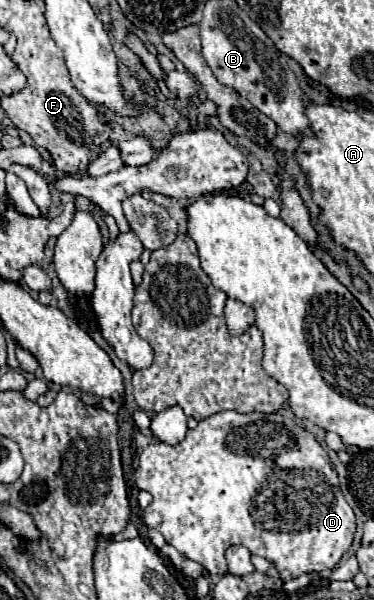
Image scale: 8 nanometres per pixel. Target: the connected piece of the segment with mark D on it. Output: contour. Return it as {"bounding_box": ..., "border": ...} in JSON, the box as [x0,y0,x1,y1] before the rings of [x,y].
{"bounding_box":[136,411,356,581],"border":[[[222,411],[222,413],[216,413],[216,415],[200,421],[196,431],[188,431],[186,439],[182,443],[178,443],[178,445],[171,446],[159,441],[153,442],[140,455],[140,469],[136,471],[136,485],[138,485],[138,489],[144,489],[144,491],[152,493],[152,497],[154,497],[150,507],[144,509],[146,525],[158,529],[172,547],[176,547],[184,557],[204,565],[208,569],[208,573],[218,573],[218,575],[226,573],[224,551],[230,545],[244,545],[244,547],[250,549],[252,555],[260,555],[260,557],[270,559],[278,567],[282,581],[296,579],[302,573],[312,573],[312,571],[320,573],[324,569],[332,569],[334,565],[338,565],[342,555],[350,549],[354,533],[356,533],[354,511],[350,509],[350,505],[346,503],[344,495],[340,493],[338,475],[332,469],[332,465],[330,465],[328,451],[316,441],[316,437],[310,431],[306,431],[294,419],[284,417],[280,413],[264,415],[264,413],[254,411],[254,413],[246,413],[244,415],[244,413],[236,413],[236,411]]]}

